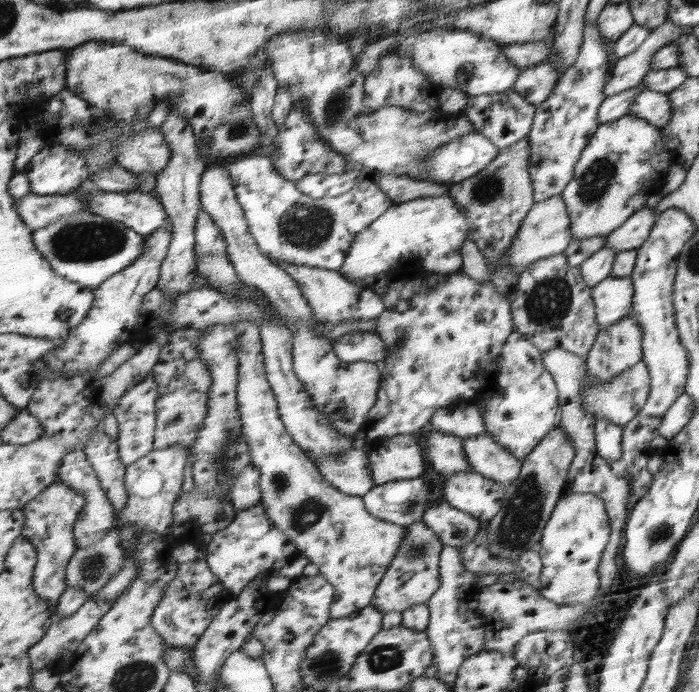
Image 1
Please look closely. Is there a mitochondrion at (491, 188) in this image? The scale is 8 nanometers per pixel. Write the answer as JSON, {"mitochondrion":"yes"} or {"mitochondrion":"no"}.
{"mitochondrion":"yes"}

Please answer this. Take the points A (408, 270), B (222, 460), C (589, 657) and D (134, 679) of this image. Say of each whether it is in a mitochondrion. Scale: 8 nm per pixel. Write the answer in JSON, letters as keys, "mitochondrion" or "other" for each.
{"A":"other","B":"other","C":"other","D":"mitochondrion"}

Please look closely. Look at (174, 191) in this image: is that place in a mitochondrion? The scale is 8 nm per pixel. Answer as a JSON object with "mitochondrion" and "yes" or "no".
{"mitochondrion":"no"}

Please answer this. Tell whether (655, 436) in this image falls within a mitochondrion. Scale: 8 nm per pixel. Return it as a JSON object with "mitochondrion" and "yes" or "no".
{"mitochondrion":"no"}

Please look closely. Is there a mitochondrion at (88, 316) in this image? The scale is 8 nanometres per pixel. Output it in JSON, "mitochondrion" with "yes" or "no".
{"mitochondrion":"no"}

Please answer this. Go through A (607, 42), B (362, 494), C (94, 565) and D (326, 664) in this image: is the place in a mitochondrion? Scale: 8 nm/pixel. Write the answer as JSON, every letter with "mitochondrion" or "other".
{"A":"other","B":"other","C":"mitochondrion","D":"mitochondrion"}

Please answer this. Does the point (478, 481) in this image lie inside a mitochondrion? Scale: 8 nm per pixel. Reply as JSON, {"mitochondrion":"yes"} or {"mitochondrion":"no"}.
{"mitochondrion":"no"}

